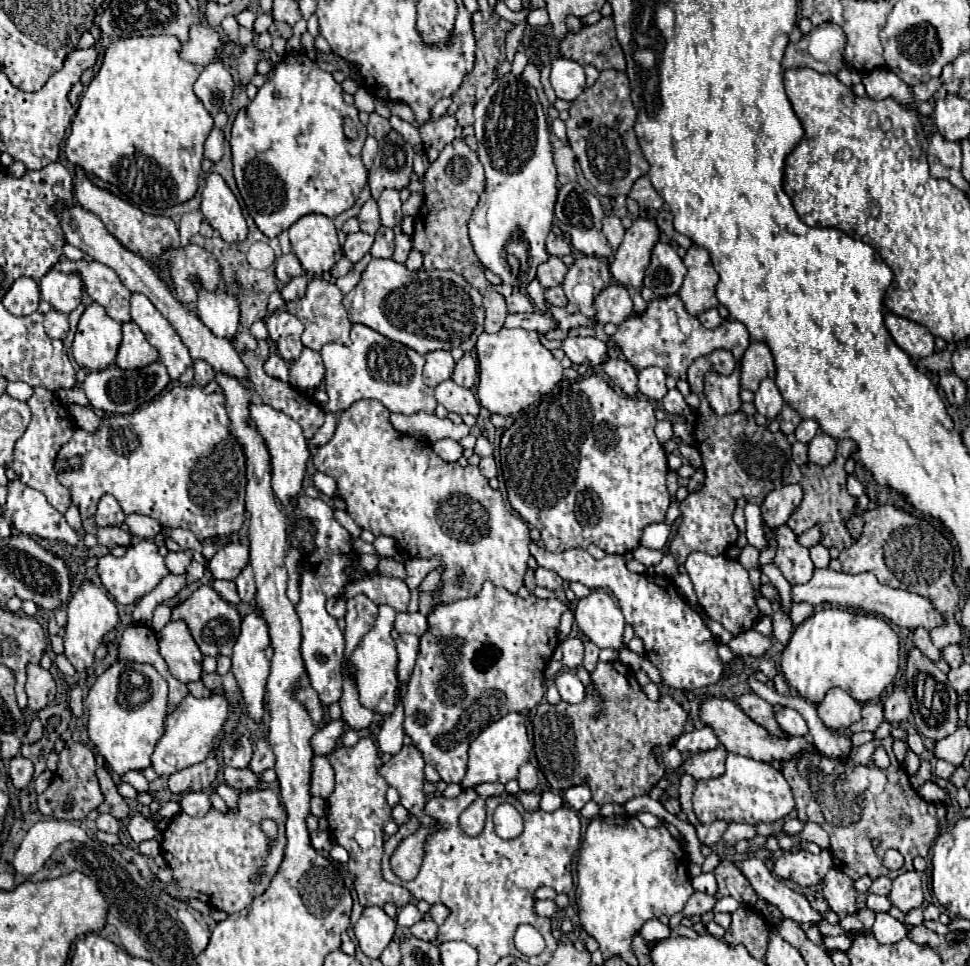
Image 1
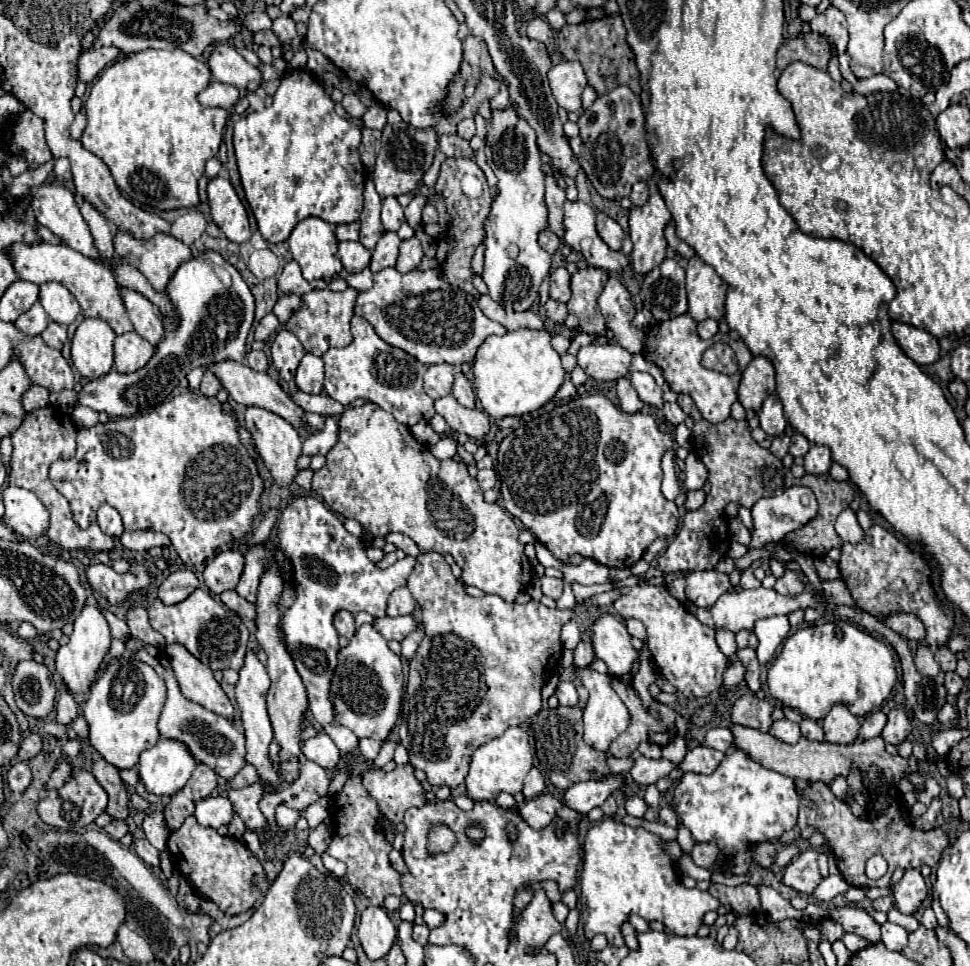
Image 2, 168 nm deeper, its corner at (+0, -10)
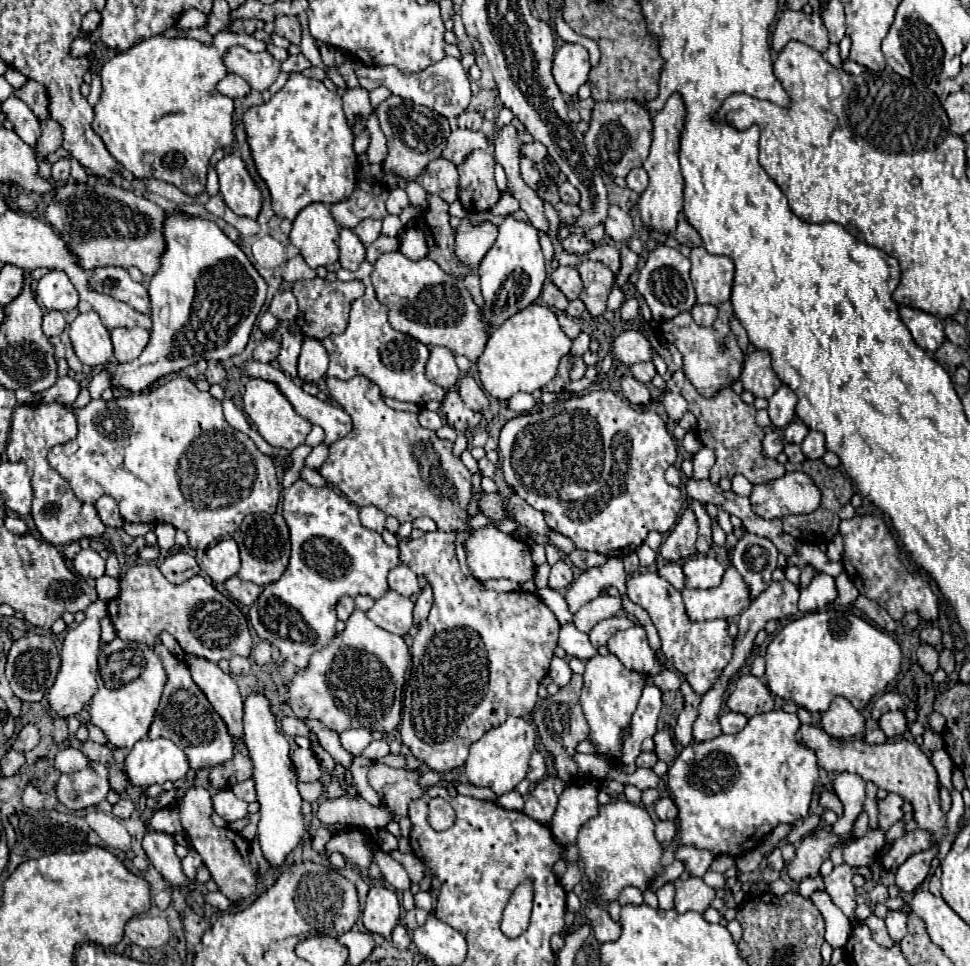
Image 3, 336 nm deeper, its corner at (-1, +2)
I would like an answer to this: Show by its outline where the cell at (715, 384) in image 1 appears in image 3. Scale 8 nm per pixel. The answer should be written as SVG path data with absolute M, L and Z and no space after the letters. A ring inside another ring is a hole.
M726 302L726 304L718 306L718 320L710 328L698 326L692 320L690 312L682 312L678 316L674 316L672 320L666 320L666 322L660 324L660 336L668 344L674 344L678 348L678 352L682 354L682 370L684 370L686 378L692 382L692 386L704 398L718 396L720 390L732 386L740 378L740 372L742 372L744 354L742 354L742 350L740 350L740 346L736 342L734 332L728 326L728 318L732 314L734 314L732 306L730 306L730 302ZM722 340L726 340L726 348L720 346Z

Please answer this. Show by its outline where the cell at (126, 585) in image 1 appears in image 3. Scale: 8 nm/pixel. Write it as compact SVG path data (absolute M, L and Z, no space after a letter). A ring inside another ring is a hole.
M92 548L80 550L74 558L74 568L84 578L100 578L106 572L106 560Z

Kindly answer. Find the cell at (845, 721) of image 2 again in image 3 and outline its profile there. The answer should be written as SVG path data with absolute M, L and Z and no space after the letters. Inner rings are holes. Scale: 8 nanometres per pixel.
M836 696L828 712L822 714L820 726L832 738L848 740L864 732L864 716L846 698Z

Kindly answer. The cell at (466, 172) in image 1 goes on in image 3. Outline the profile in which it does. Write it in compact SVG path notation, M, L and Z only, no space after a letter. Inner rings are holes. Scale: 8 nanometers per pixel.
M470 152L458 166L458 198L468 212L492 210L502 192L494 182L494 156L490 152Z

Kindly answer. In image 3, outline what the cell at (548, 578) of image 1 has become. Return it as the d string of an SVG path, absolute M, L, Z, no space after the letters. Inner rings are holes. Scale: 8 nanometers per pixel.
M556 562L554 566L552 566L552 570L550 570L550 582L548 582L548 588L552 588L552 590L562 590L562 588L566 588L566 586L570 586L572 584L572 570L570 570L570 566L566 564L566 562Z

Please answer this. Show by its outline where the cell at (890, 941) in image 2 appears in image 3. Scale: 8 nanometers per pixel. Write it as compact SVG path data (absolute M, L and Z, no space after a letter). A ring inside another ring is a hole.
M888 910L886 914L886 926L888 926L888 934L894 942L900 942L904 938L904 932L906 932L906 920L908 920L908 914L906 912L892 912Z

